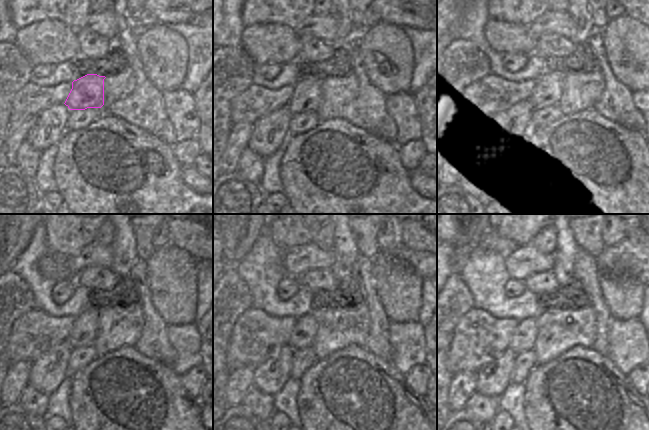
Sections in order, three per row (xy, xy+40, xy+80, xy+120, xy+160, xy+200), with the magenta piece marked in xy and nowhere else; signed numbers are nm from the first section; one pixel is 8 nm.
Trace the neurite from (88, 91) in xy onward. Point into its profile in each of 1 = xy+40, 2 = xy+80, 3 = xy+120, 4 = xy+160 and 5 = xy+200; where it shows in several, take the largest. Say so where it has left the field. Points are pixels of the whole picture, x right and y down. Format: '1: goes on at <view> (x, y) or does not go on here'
1: goes on at xy+40 (307, 97)
2: goes on at xy+80 (523, 110)
3: goes on at xy+120 (83, 331)
4: goes on at xy+160 (302, 336)
5: goes on at xy+200 (524, 337)

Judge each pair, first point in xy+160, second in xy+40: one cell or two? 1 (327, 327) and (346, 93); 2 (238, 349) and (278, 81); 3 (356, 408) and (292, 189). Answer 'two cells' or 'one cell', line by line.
1: one cell
2: two cells
3: one cell

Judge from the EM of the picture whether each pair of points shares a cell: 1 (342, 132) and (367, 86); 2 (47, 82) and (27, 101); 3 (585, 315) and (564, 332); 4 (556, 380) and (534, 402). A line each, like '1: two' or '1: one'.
1: two
2: two
3: one
4: one

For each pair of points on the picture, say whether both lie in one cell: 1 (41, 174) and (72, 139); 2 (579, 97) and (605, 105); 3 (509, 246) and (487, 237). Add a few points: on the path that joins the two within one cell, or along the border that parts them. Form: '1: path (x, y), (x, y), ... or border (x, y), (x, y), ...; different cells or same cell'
1: border (58, 144), (58, 150), (54, 159), (55, 183); different cells
2: border (605, 85), (604, 91), (591, 107); different cells
3: path (504, 246), (492, 241); same cell

